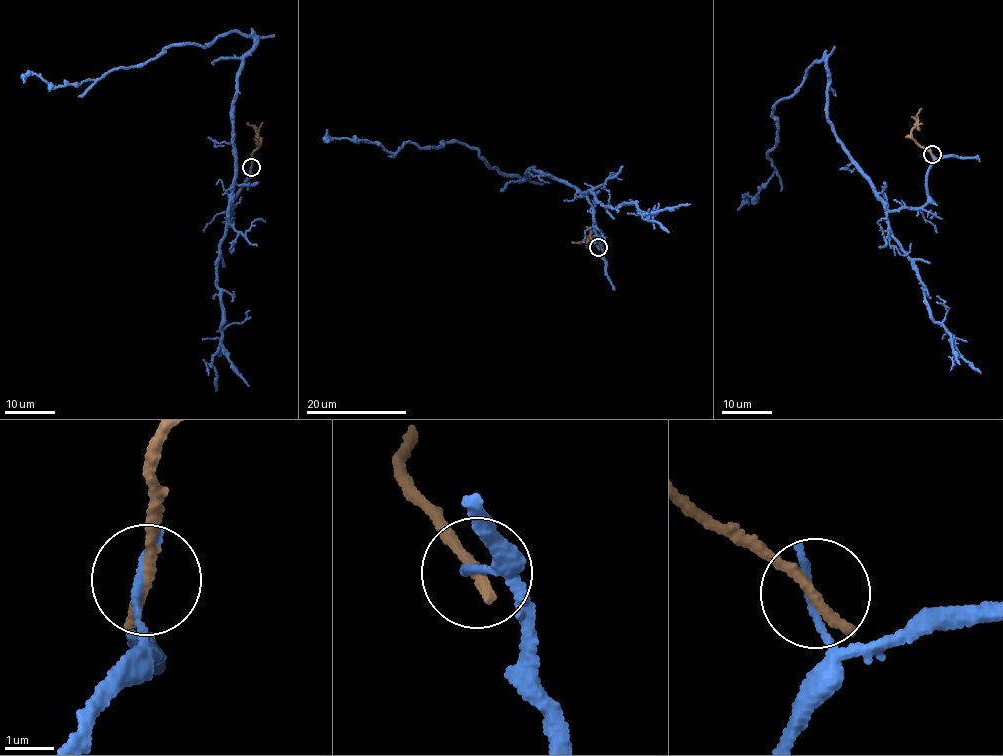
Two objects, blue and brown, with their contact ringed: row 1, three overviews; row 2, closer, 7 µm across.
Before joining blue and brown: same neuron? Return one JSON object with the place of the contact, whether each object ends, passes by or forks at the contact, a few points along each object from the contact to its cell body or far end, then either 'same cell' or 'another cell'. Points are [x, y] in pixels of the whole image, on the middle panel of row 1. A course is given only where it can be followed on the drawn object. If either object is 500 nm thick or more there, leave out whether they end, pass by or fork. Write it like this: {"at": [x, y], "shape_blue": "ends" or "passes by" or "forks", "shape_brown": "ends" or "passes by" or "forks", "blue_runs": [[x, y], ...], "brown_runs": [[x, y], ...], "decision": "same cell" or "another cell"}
{"at": [598, 247], "shape_blue": "ends", "shape_brown": "ends", "blue_runs": [[597, 246], [589, 199], [531, 168], [524, 180], [451, 140], [407, 142], [392, 153], [326, 130]], "brown_runs": [[597, 246], [589, 234], [591, 231], [583, 241], [572, 241]], "decision": "another cell"}

